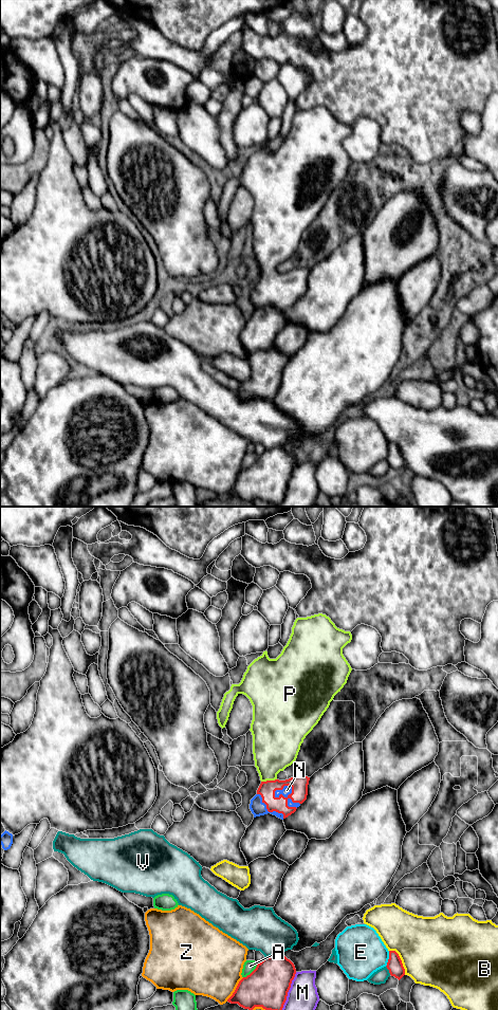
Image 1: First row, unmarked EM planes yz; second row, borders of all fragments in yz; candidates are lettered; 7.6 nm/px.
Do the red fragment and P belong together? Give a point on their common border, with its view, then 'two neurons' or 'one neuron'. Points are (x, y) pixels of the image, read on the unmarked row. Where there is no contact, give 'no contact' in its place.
yz (269, 273) | one neuron

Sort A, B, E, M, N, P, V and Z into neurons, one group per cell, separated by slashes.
A / B / E / M / N P / V / Z

